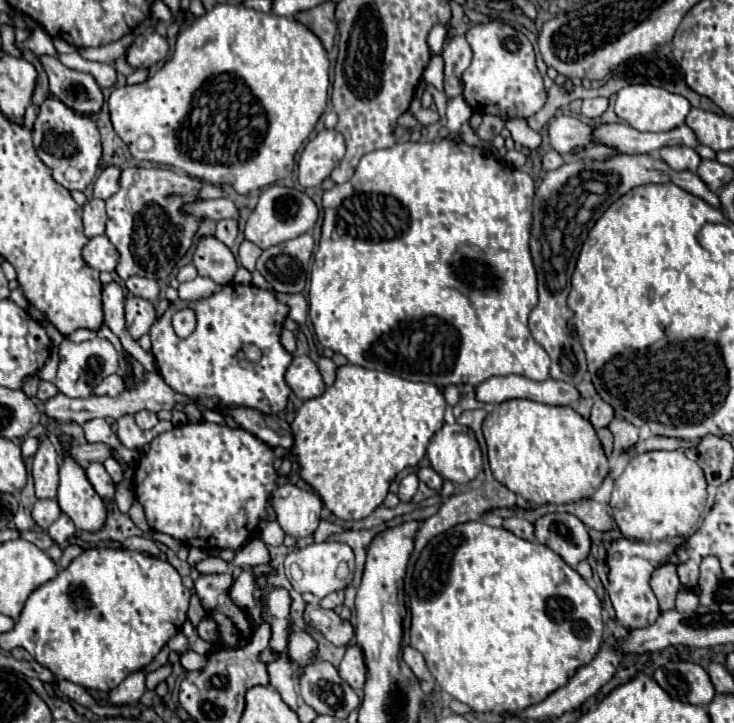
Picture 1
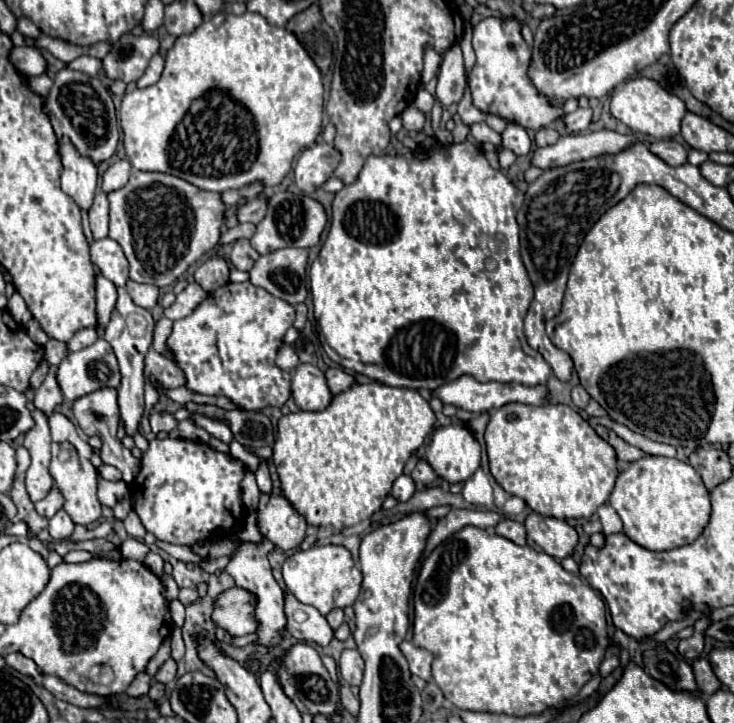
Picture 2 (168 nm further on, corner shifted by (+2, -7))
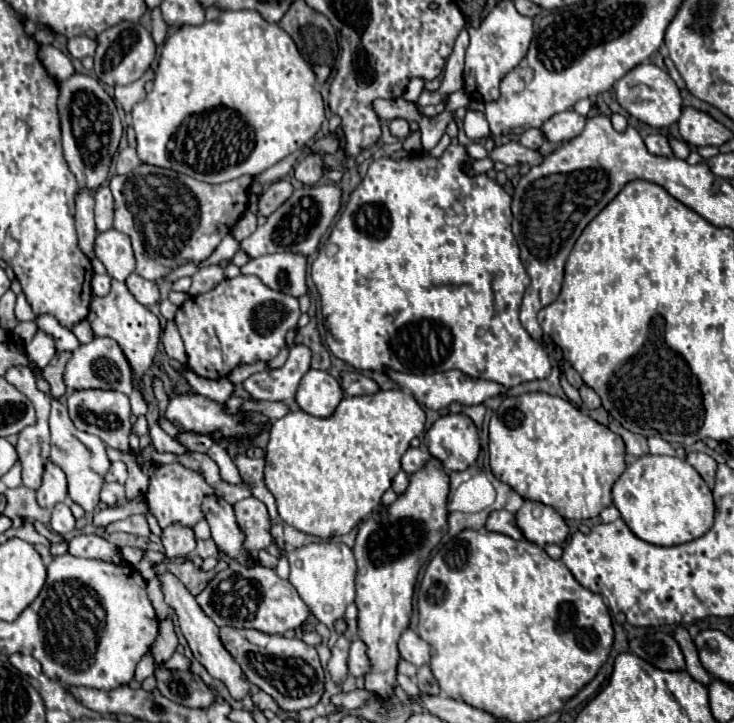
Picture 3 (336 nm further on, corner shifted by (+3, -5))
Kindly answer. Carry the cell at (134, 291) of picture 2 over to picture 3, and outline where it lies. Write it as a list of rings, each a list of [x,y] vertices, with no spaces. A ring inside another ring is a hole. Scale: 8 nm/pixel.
[[[130,274],[130,276],[126,278],[126,286],[128,286],[128,290],[132,292],[132,296],[134,296],[140,304],[152,306],[152,304],[158,302],[158,296],[160,296],[160,294],[158,294],[156,282],[150,282],[150,280],[146,280],[146,278],[138,276],[138,274]]]

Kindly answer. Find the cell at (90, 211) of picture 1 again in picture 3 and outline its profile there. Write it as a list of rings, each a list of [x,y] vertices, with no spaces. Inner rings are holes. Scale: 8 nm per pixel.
[[[102,186],[98,188],[96,196],[96,206],[94,206],[94,216],[96,216],[96,228],[100,232],[104,230],[110,230],[112,228],[112,222],[114,222],[114,210],[112,210],[112,192],[108,186]]]

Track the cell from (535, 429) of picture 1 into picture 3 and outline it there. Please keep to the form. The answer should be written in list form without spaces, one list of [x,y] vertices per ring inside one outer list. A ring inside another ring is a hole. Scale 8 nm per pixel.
[[[546,392],[504,398],[490,418],[490,468],[494,476],[512,486],[522,498],[552,506],[566,520],[596,518],[604,508],[612,506],[612,486],[626,468],[624,454],[624,440],[608,426],[592,420],[570,400]]]

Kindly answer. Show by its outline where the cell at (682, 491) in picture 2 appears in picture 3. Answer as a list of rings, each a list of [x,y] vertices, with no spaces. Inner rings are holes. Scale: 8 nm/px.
[[[654,454],[640,456],[636,462],[628,464],[624,474],[616,480],[612,488],[612,498],[614,506],[620,510],[622,520],[628,524],[628,528],[638,538],[656,546],[676,546],[696,540],[702,534],[706,534],[714,524],[714,500],[710,488],[686,460],[676,456],[654,456]]]

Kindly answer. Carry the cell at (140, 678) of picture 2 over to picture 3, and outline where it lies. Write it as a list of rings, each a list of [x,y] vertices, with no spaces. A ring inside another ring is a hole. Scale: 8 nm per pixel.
[[[148,650],[148,652],[142,656],[142,660],[138,662],[138,668],[136,668],[136,680],[138,680],[138,682],[142,682],[144,678],[152,676],[152,674],[154,674],[154,668],[156,668],[154,656],[152,656],[152,652]]]

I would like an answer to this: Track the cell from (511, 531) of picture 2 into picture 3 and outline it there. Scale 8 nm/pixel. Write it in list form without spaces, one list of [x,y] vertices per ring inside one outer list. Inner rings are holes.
[[[508,510],[490,512],[490,516],[488,516],[488,520],[486,520],[486,530],[506,534],[506,536],[510,536],[510,538],[514,538],[514,540],[520,540],[520,538],[522,538],[522,532],[520,532],[520,528],[516,526],[516,520],[514,520],[514,516],[512,516]]]

